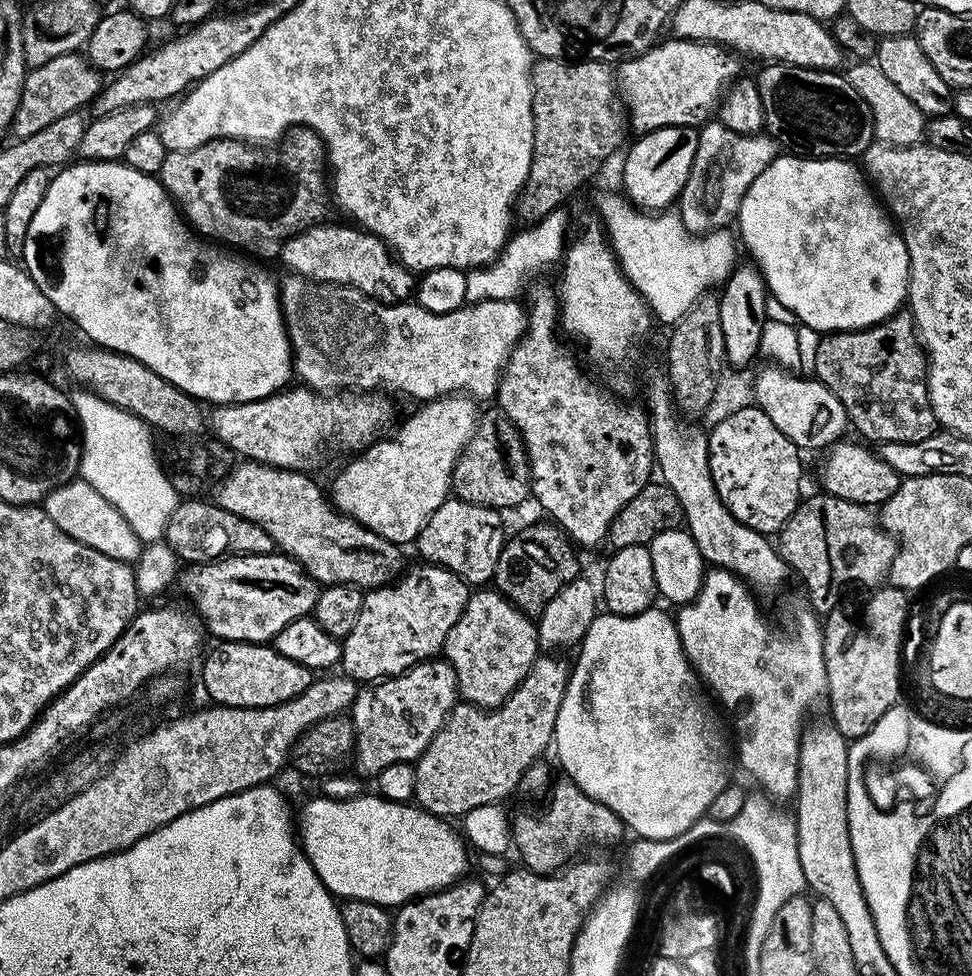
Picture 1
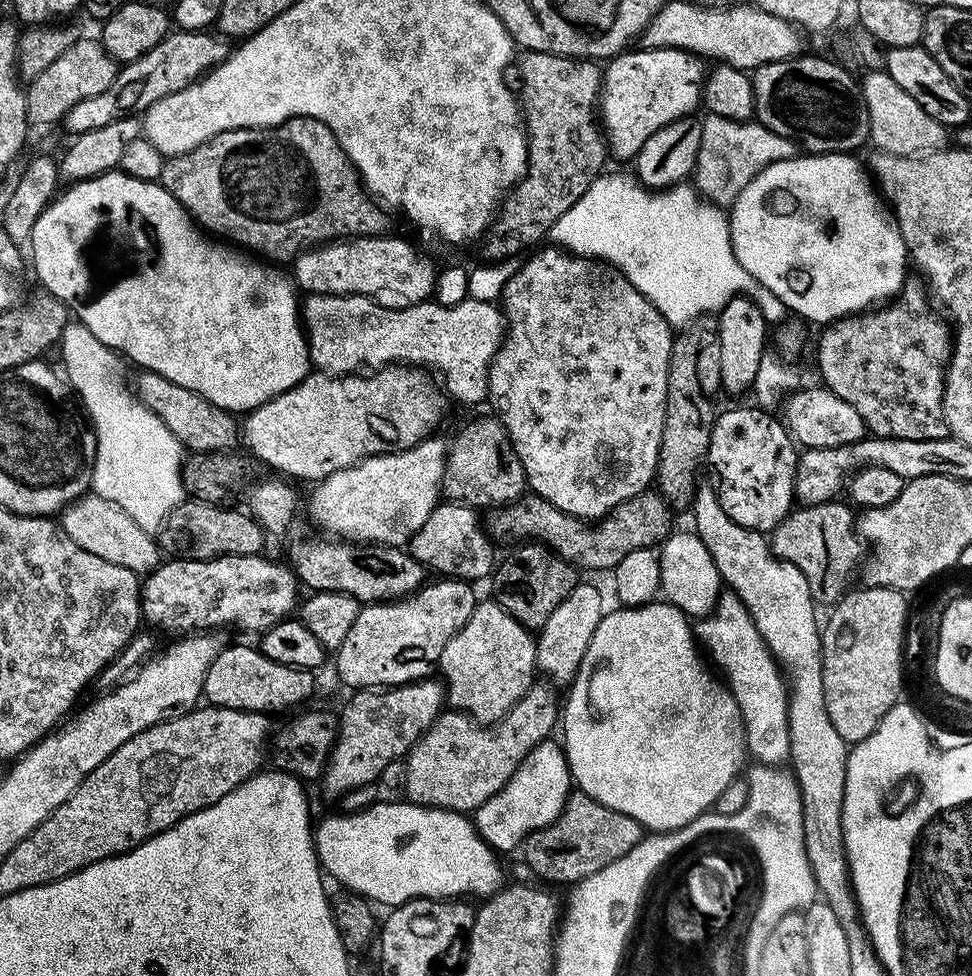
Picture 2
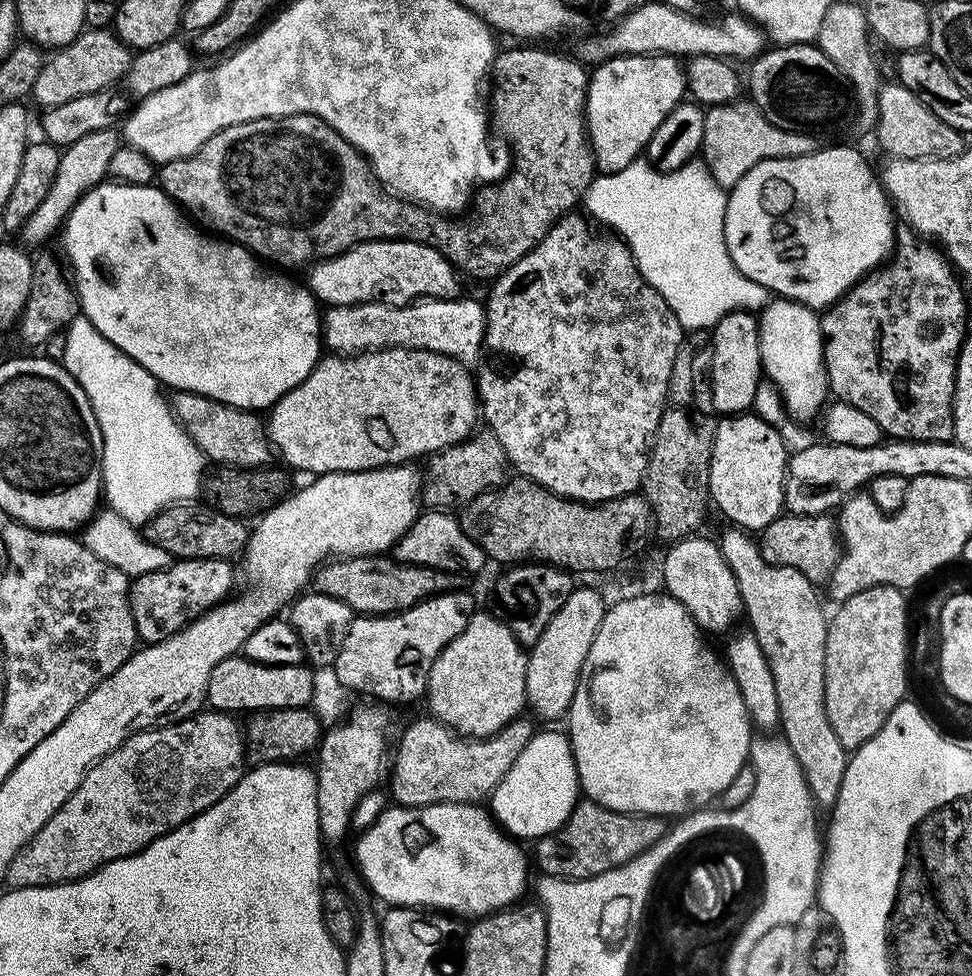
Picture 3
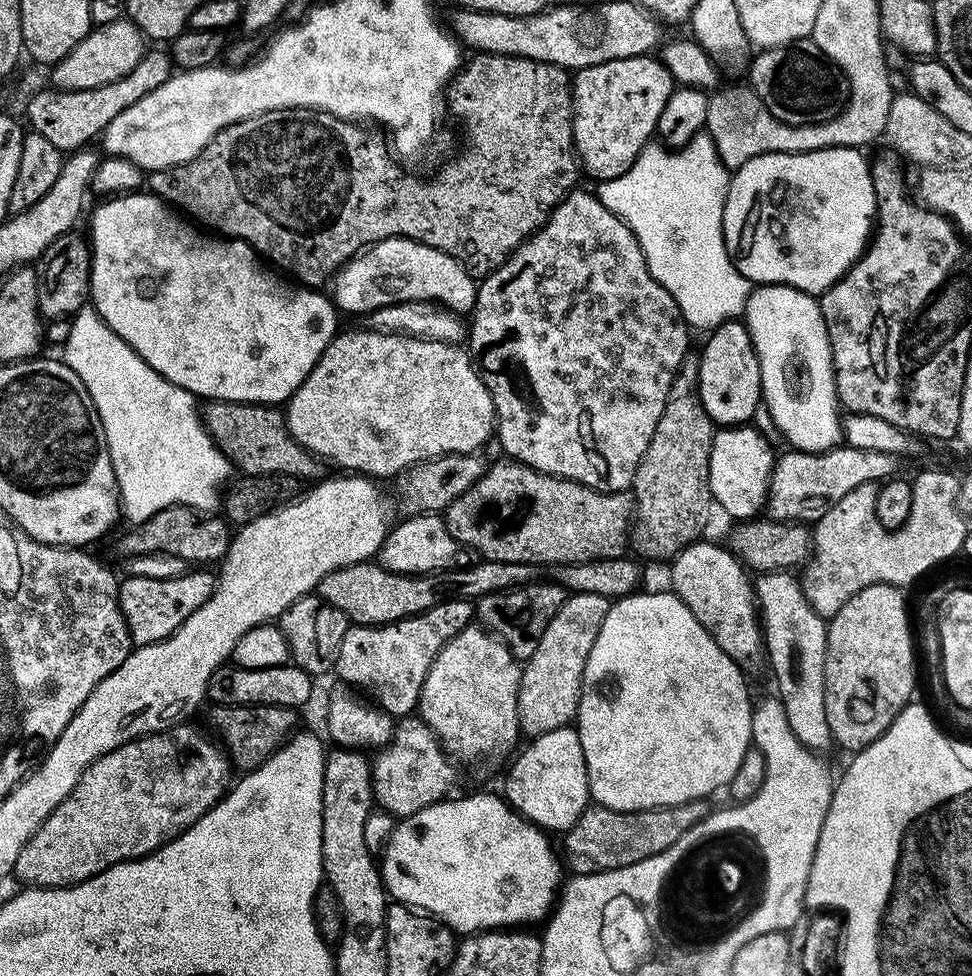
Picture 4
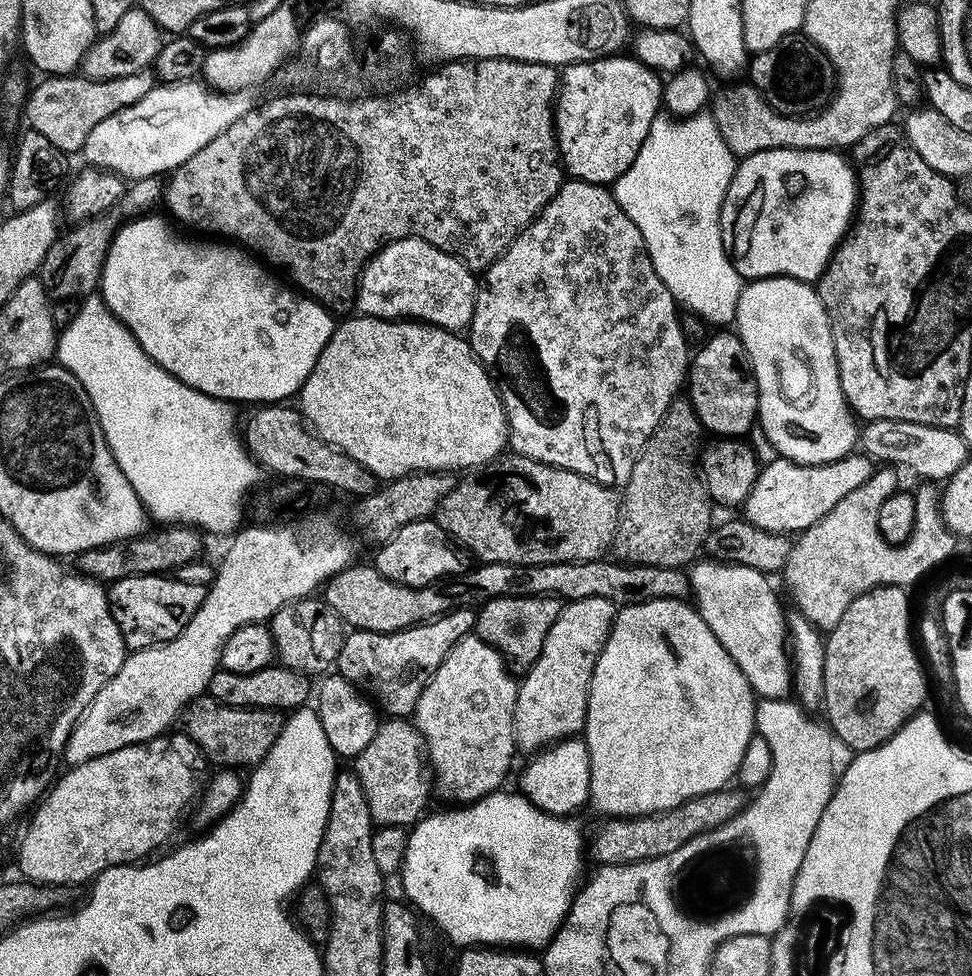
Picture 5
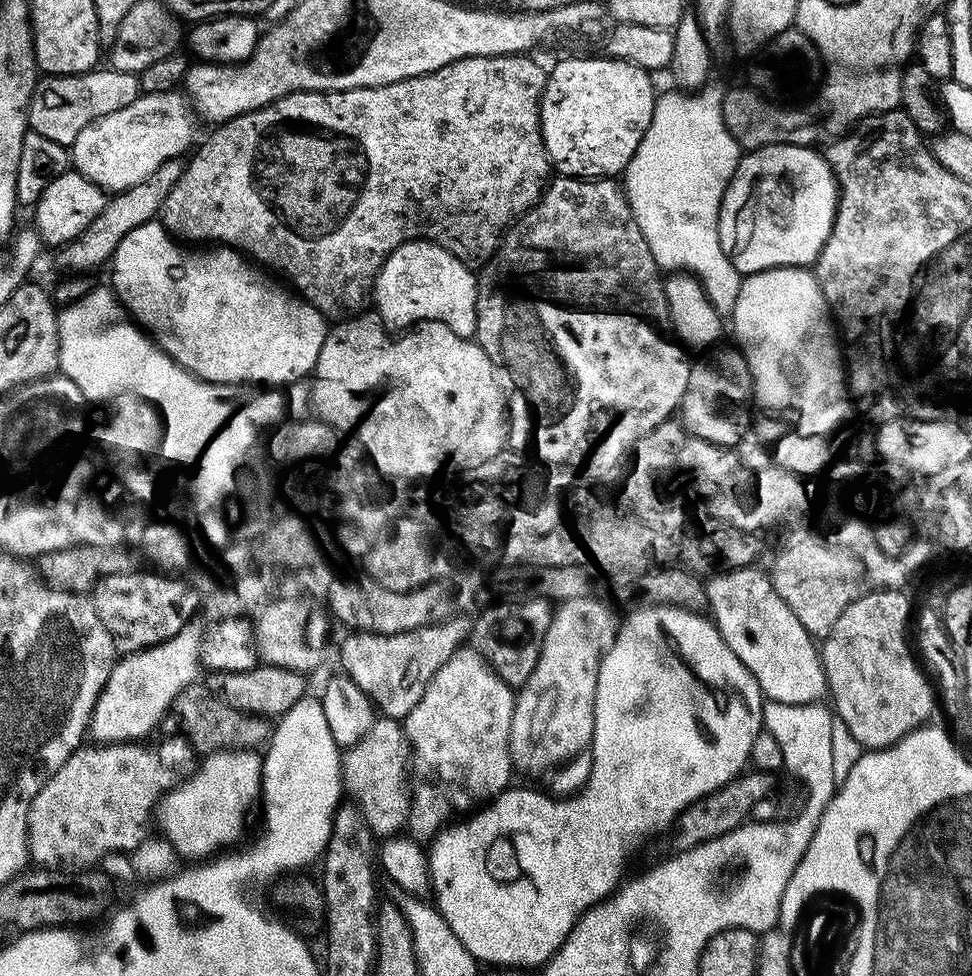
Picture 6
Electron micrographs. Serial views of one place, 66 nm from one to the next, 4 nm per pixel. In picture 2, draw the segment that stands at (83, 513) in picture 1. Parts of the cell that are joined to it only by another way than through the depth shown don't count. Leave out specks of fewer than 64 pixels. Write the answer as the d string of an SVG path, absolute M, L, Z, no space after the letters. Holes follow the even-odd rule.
M95 494L80 497L62 510L60 525L82 550L87 550L116 566L125 566L136 575L147 575L161 563L162 550L157 539L142 530L117 503L110 502L109 499Z

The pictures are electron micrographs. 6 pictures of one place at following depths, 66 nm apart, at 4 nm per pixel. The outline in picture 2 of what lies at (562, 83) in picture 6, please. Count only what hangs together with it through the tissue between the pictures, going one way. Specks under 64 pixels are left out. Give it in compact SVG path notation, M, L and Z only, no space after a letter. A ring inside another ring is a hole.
M677 48L625 50L603 65L598 116L606 133L606 147L613 157L631 161L662 126L691 117L702 104L705 61Z

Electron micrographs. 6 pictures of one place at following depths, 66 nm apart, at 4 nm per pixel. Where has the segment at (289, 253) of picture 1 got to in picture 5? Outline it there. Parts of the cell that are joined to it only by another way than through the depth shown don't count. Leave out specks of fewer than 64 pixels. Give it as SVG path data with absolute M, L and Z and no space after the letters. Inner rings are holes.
M400 239L381 248L360 274L355 305L361 315L384 320L415 320L461 333L470 325L478 280L463 260L422 239Z

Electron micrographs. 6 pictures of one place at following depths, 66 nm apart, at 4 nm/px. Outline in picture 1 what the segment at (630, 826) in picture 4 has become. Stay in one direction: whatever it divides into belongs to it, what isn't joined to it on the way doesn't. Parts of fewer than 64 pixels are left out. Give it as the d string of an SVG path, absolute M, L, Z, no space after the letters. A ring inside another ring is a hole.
M560 778L556 785L555 783L551 785L551 790L552 793L549 794L544 808L538 809L537 812L520 812L517 816L513 815L510 820L511 847L514 852L516 848L517 854L520 855L519 863L529 872L550 876L560 871L569 862L583 857L587 853L584 852L587 848L612 848L623 836L626 836L624 821L620 816L614 814L610 806L590 798L590 794L582 791L573 780Z

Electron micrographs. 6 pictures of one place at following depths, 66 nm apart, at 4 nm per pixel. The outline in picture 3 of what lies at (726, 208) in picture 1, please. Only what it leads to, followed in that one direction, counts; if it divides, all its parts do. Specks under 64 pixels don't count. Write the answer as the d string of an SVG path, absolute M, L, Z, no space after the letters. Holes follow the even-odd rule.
M737 98L731 104L711 105L704 113L702 134L702 162L718 182L718 186L730 190L758 162L808 156L817 151L817 137L807 132L791 132L779 128L764 117L764 109L748 98Z

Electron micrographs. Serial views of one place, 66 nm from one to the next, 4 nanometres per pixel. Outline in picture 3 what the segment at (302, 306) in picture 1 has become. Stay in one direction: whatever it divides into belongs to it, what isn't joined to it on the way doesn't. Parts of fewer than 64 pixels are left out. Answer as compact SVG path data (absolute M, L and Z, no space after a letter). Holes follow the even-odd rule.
M417 299L403 304L361 303L332 306L322 316L322 344L332 354L357 354L373 349L406 347L434 351L472 366L484 347L486 308L476 300Z

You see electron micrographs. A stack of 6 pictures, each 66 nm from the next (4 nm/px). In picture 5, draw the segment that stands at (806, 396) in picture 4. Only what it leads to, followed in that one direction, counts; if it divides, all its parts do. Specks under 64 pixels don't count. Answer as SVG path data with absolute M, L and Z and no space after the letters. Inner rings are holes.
M769 278L766 280L751 281L740 292L740 306L738 309L738 335L743 344L748 346L748 356L754 361L756 374L756 389L758 390L758 427L765 431L765 436L773 443L777 452L785 460L793 460L799 464L825 464L840 460L844 456L851 456L854 452L854 432L852 436L852 420L854 413L845 401L842 394L841 378L836 374L836 351L828 337L828 315L820 304L819 295L812 292L805 281L789 280L787 278Z

